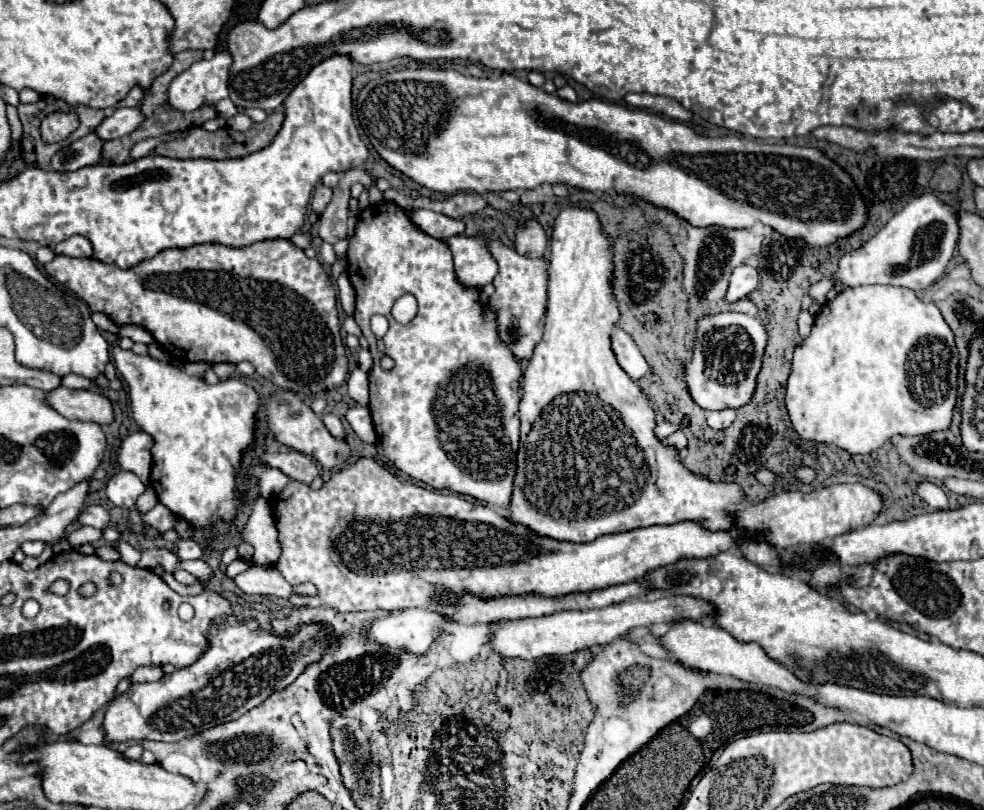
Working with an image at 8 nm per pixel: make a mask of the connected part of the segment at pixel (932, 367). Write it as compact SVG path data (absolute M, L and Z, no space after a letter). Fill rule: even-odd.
M894 285L852 287L852 289L838 293L836 299L824 303L822 311L816 315L812 333L804 341L798 341L798 347L794 351L794 361L792 361L792 373L790 373L788 387L786 387L788 415L790 415L790 421L796 433L802 439L816 441L816 443L832 443L852 455L872 453L874 449L888 443L892 435L928 435L934 431L946 431L952 423L952 413L954 413L954 405L958 397L958 363L960 363L960 355L954 343L954 333L934 303L920 301L916 293L906 287L894 287Z

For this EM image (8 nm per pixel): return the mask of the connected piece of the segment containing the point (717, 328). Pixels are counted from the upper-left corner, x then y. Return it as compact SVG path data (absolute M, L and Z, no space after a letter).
M718 313L698 321L696 349L686 365L686 381L692 399L708 411L740 409L754 397L756 377L762 369L762 357L768 333L760 319L744 313Z

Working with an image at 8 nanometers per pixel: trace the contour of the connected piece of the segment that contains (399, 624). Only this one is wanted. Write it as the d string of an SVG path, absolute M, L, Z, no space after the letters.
M406 609L402 615L390 615L374 621L368 635L388 647L424 653L434 637L444 629L444 615L432 609Z

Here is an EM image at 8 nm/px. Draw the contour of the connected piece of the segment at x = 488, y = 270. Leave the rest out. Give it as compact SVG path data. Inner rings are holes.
M484 233L478 235L454 235L448 237L446 243L454 255L454 269L464 285L472 285L482 289L492 283L498 273L498 263L488 251L488 237Z

